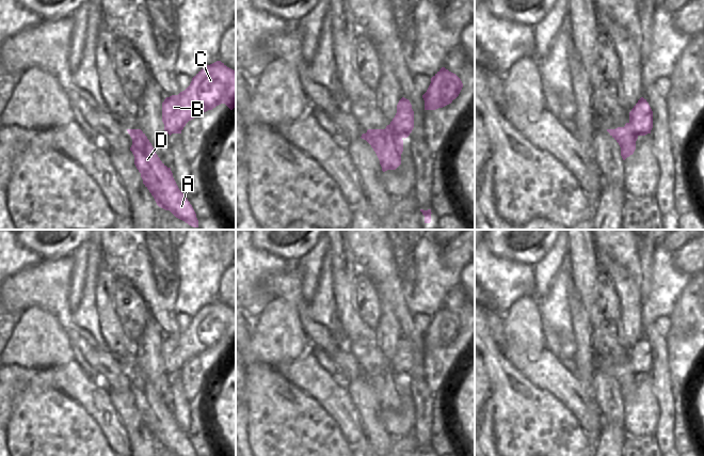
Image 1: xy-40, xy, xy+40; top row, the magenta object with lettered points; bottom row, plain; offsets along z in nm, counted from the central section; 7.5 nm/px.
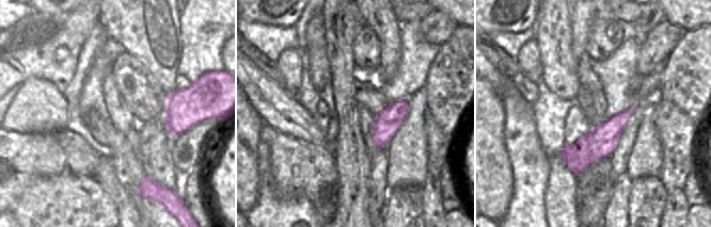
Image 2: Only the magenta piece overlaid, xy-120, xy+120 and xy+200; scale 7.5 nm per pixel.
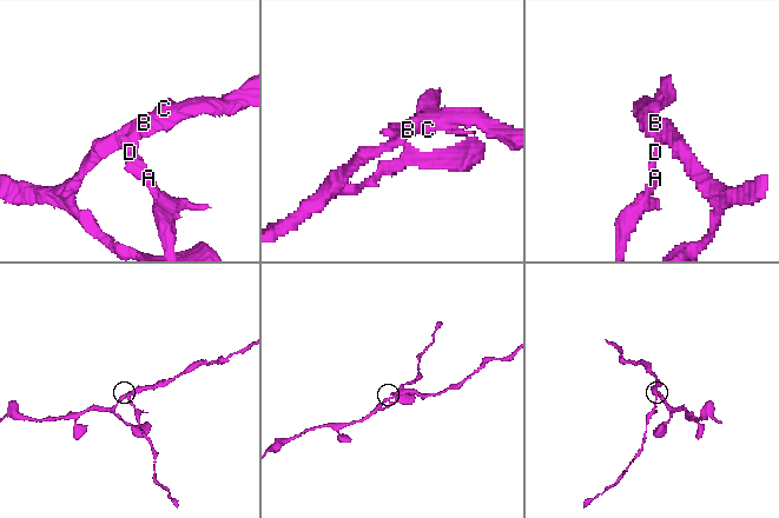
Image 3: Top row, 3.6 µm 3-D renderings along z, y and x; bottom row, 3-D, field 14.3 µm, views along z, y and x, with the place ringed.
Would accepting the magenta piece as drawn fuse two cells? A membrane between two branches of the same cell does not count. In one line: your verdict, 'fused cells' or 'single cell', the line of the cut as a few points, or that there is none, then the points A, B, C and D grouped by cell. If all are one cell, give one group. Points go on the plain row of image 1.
fused cells; cut xy (390, 361), (392, 367), (401, 377); groups A D / B C

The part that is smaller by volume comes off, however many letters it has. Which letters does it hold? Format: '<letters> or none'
A, D

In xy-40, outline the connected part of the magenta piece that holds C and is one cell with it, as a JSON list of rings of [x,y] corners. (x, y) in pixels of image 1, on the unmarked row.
[[[217,300],[203,306],[185,330],[164,339],[164,369],[170,375],[181,373],[189,360],[221,343],[230,349],[236,345],[236,310]]]

